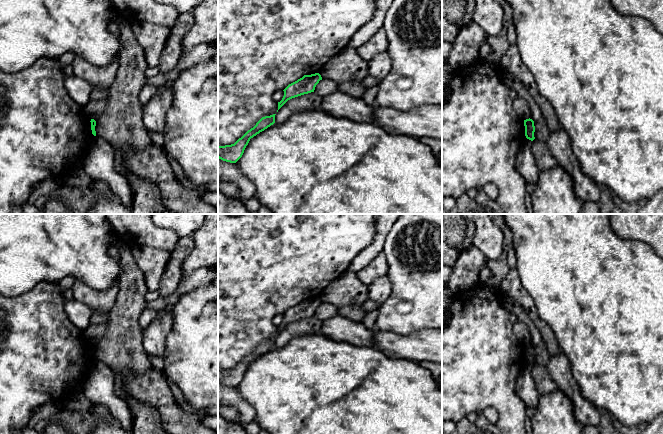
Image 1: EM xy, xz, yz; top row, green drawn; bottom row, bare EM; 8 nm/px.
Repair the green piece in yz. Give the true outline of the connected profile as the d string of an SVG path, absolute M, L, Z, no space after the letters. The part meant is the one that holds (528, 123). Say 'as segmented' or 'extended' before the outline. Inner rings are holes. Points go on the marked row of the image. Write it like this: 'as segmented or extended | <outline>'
as segmented | M530 118L524 120L524 126L525 126L526 138L533 141L535 139L535 137L534 137L534 132L535 132L534 121Z

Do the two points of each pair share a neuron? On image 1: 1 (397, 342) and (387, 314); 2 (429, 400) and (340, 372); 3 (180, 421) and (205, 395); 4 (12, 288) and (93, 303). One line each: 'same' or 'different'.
1: different
2: same
3: different
4: different

